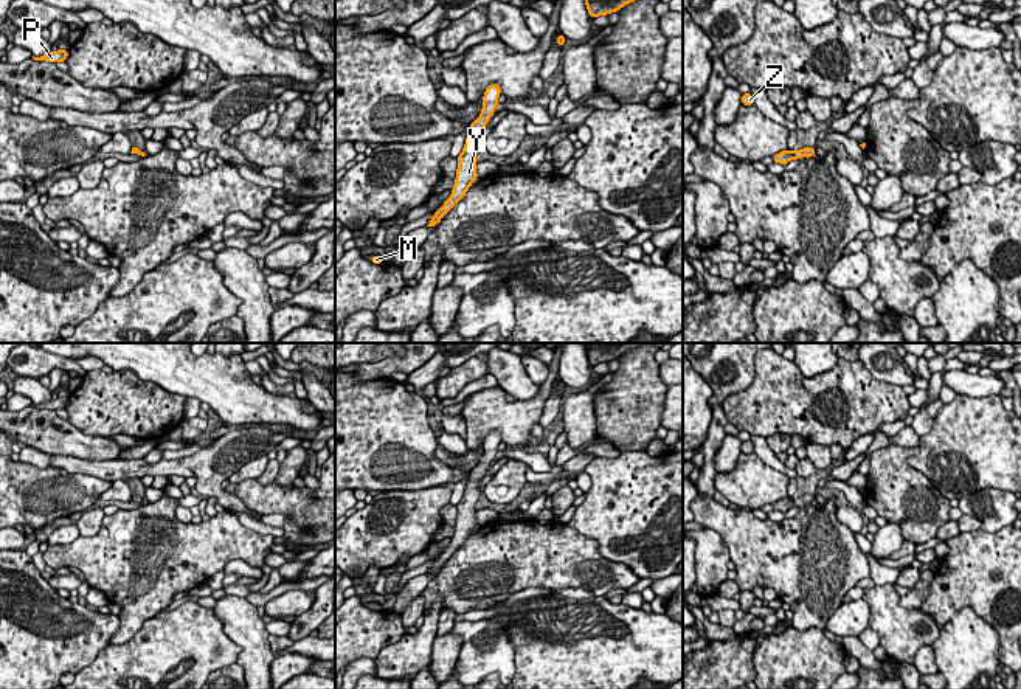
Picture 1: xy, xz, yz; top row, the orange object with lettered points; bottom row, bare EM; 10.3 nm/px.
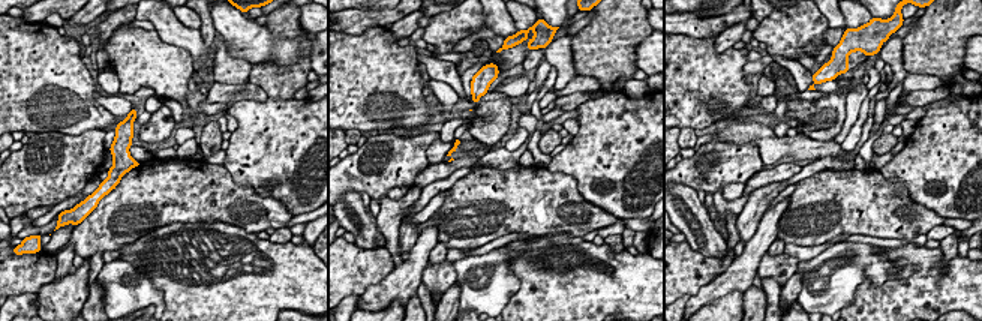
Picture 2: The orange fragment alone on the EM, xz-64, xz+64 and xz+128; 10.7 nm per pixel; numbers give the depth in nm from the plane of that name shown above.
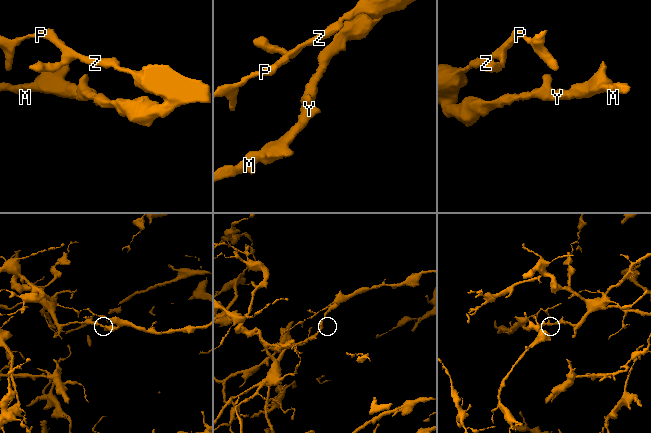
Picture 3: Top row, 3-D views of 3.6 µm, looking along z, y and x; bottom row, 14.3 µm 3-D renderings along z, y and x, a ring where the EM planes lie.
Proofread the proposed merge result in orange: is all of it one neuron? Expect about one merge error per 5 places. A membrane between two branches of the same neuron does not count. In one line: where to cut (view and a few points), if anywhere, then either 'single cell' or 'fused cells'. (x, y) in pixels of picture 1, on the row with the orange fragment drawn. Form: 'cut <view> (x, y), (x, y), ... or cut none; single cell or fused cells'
cut none; single cell

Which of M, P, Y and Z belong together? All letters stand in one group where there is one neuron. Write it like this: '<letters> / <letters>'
M P Y Z

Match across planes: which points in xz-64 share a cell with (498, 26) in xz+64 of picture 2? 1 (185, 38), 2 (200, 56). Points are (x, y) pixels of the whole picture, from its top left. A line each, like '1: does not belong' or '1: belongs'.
1: belongs
2: belongs

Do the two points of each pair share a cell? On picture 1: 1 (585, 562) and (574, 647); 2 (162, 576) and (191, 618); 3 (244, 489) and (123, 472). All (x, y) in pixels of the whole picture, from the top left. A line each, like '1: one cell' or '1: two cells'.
1: two cells
2: two cells
3: two cells

